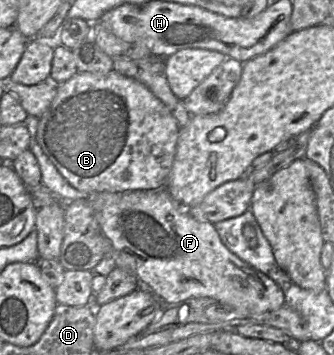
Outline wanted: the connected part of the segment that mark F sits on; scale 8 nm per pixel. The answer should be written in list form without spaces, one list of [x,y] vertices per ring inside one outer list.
[[[165,188],[123,192],[95,192],[86,196],[93,207],[103,234],[115,251],[133,258],[140,287],[149,289],[166,306],[174,306],[191,298],[209,297],[236,311],[261,314],[285,304],[282,289],[268,276],[244,262],[222,243],[215,226],[198,221],[179,206]]]

